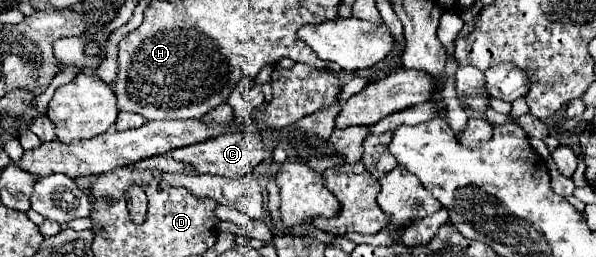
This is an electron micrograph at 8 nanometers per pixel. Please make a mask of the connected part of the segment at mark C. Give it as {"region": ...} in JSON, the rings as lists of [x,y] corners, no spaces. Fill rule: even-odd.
{"region":[[[229,132],[229,134],[221,134],[221,136],[215,136],[211,140],[191,144],[187,148],[177,148],[175,152],[171,152],[171,156],[175,160],[191,164],[197,174],[219,174],[219,176],[227,176],[227,178],[245,176],[257,164],[261,164],[269,154],[271,154],[271,150],[265,150],[265,142],[263,142],[261,132],[257,132],[257,134],[245,134],[245,132],[233,134],[233,132]]]}

